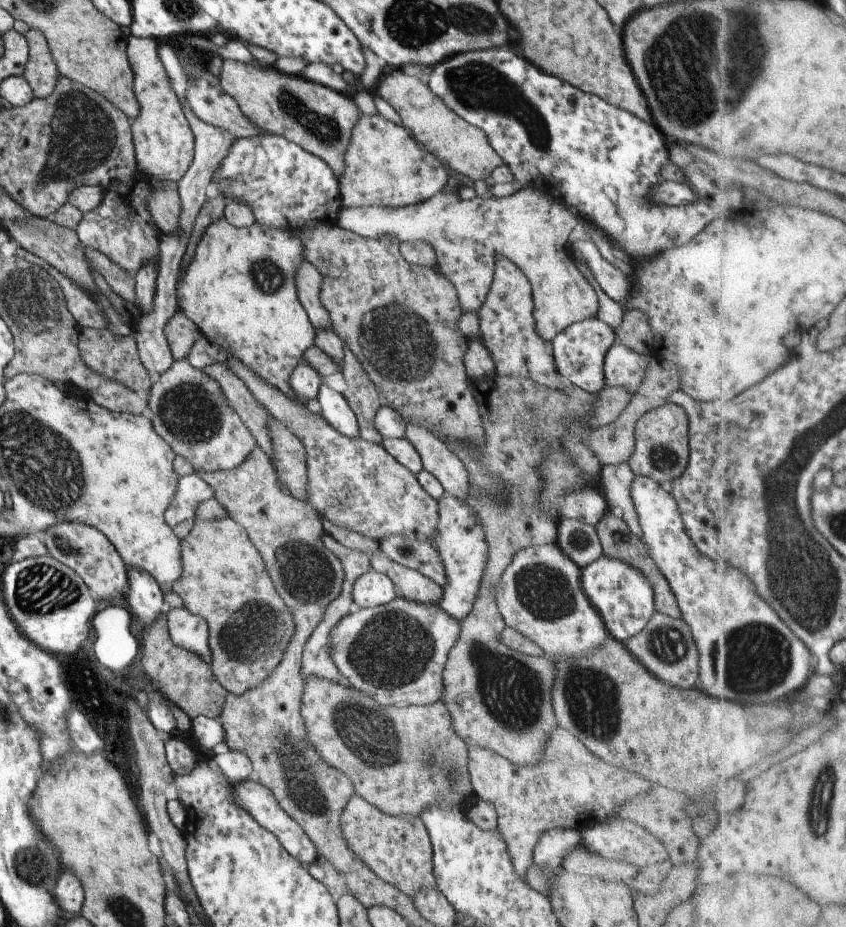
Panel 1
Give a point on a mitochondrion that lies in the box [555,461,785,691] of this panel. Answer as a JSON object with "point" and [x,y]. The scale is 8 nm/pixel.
{"point":[667,646]}

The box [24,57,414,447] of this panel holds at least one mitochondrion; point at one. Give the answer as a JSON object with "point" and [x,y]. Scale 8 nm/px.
{"point":[82,135]}

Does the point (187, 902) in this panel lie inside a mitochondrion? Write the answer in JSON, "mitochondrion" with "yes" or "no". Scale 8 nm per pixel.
{"mitochondrion":"no"}

